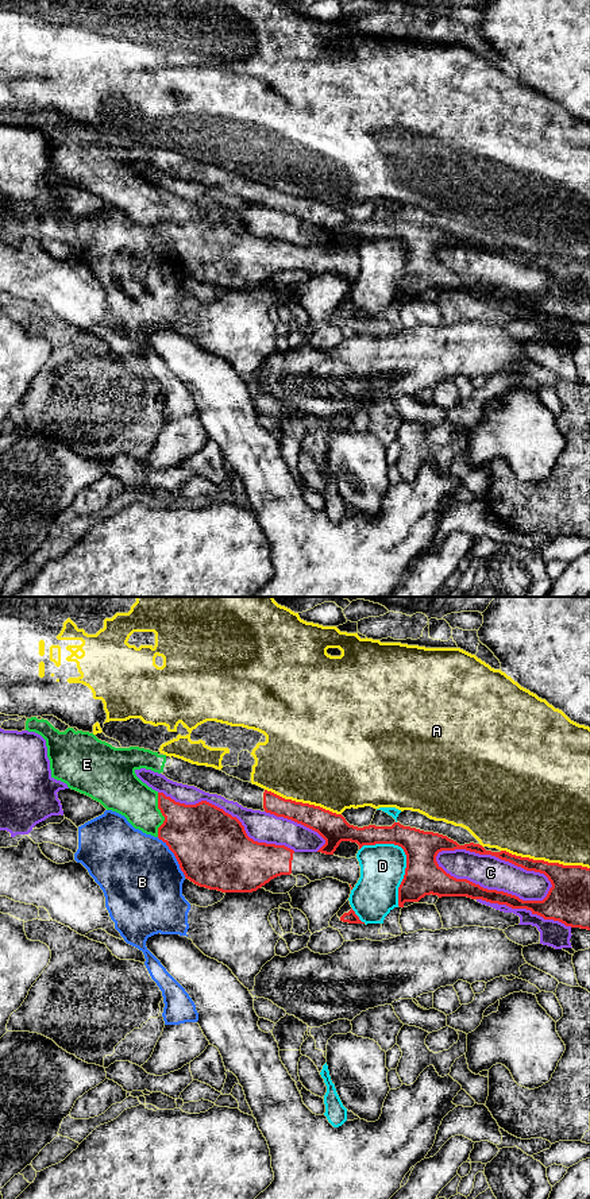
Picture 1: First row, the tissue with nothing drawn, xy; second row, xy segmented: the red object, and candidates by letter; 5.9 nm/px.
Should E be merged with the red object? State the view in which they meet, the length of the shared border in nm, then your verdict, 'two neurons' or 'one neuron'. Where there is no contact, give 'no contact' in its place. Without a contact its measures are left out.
contact in xy; length 260 nm; one neuron

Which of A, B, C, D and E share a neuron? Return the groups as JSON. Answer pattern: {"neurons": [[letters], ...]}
{"neurons": [["A"], ["B"], ["C"], ["D"], ["E"]]}

